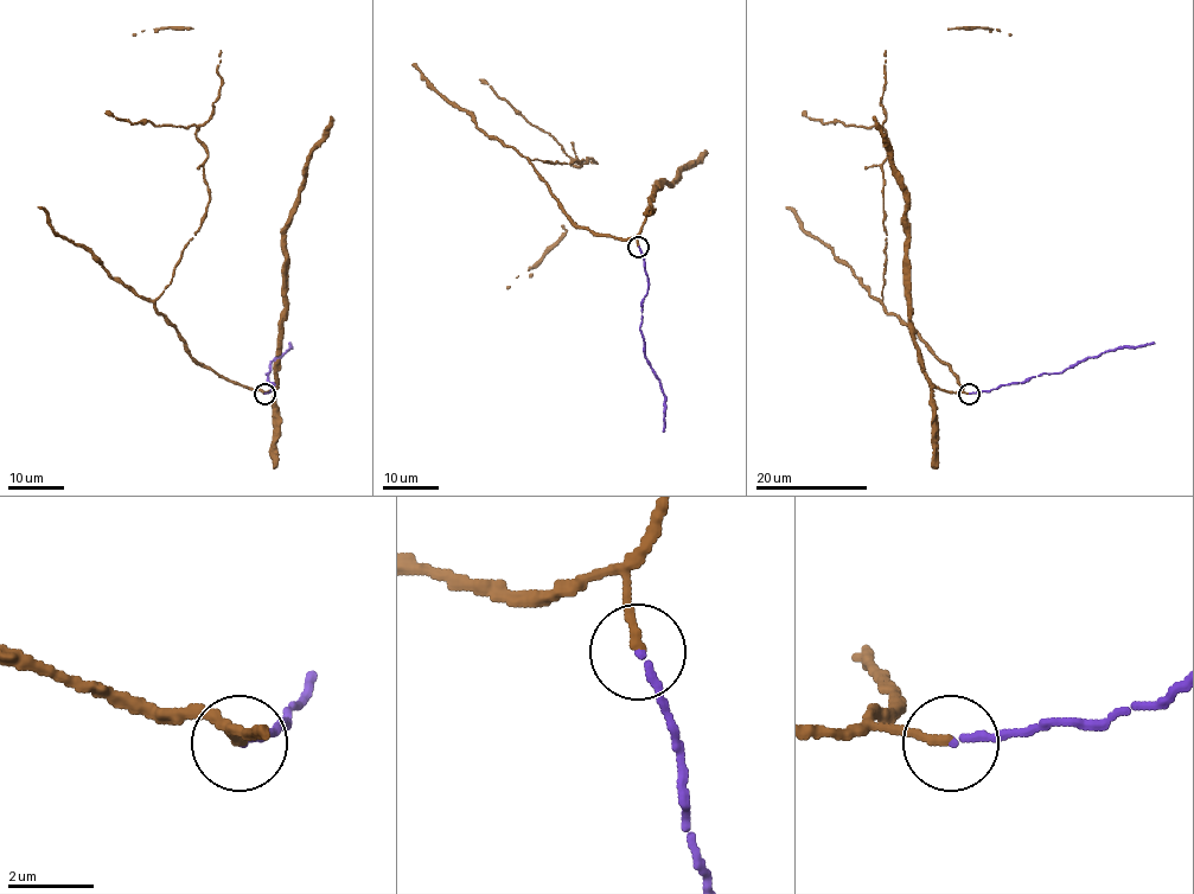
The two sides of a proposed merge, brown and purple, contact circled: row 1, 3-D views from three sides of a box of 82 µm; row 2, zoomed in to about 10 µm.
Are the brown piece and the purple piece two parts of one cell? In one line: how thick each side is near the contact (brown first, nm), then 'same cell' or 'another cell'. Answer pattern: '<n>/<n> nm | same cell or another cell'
240/180 nm | same cell

